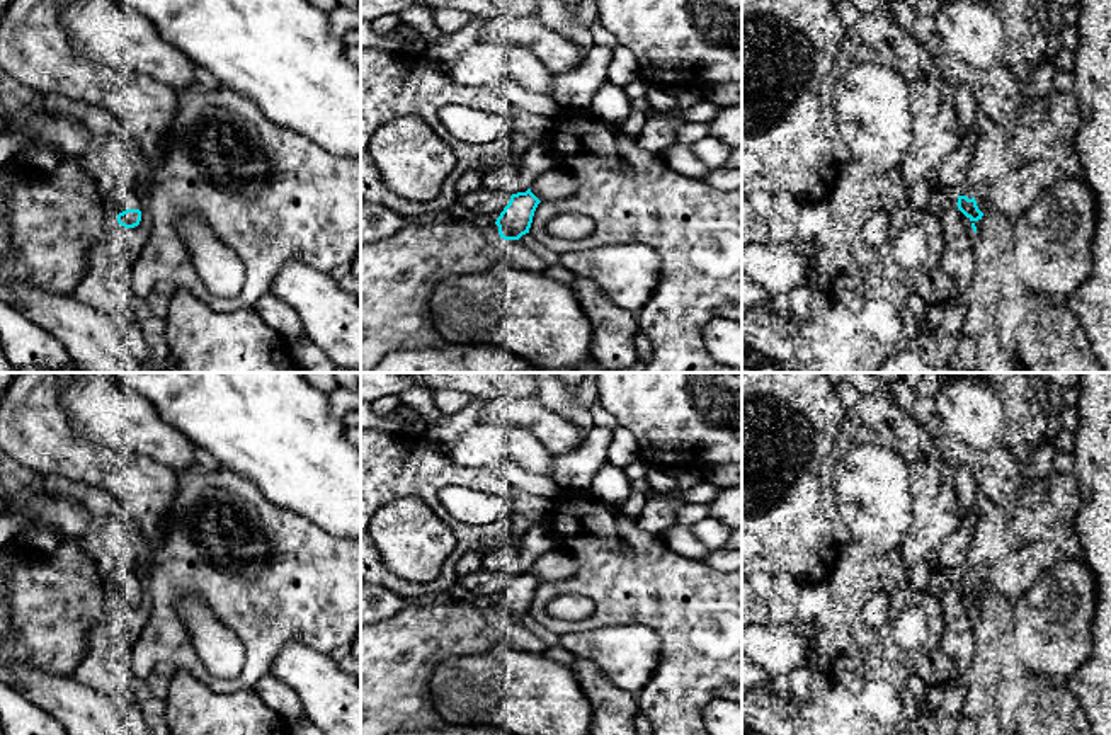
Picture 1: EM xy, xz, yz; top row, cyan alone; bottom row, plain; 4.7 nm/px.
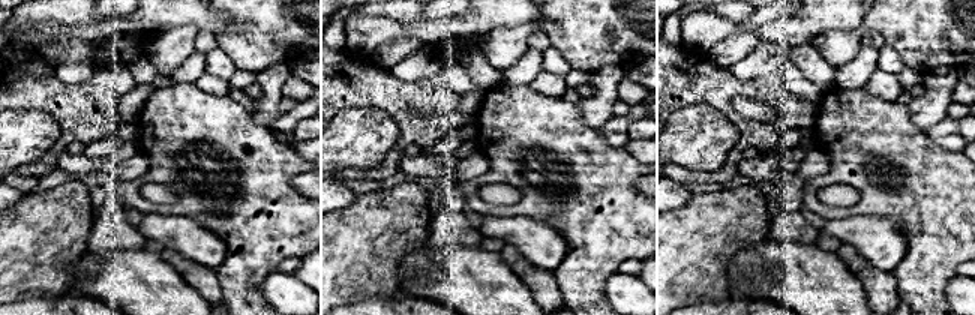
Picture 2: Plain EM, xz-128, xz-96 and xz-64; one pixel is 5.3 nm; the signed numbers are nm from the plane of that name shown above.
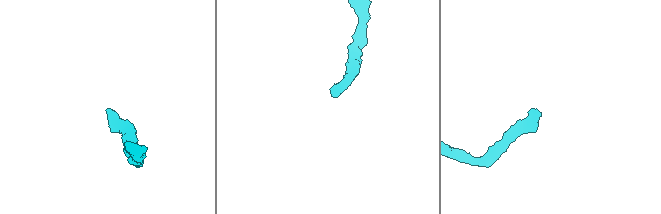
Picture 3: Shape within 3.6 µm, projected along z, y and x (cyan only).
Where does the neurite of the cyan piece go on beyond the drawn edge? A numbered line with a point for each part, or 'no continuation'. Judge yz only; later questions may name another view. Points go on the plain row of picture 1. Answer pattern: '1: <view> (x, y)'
1: yz (1009, 572)

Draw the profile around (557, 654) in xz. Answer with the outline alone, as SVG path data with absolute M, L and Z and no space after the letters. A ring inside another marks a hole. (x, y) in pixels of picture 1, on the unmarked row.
M556 645L556 647L548 647L548 650L543 653L548 660L570 667L575 660L575 657L565 650L563 647Z

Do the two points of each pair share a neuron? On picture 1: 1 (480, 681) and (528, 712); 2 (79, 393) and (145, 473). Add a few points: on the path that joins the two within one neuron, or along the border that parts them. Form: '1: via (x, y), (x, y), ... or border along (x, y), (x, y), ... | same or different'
1: via (492, 688), (504, 688), (516, 700) | same
2: border along (89, 441), (133, 451), (165, 467) | different

